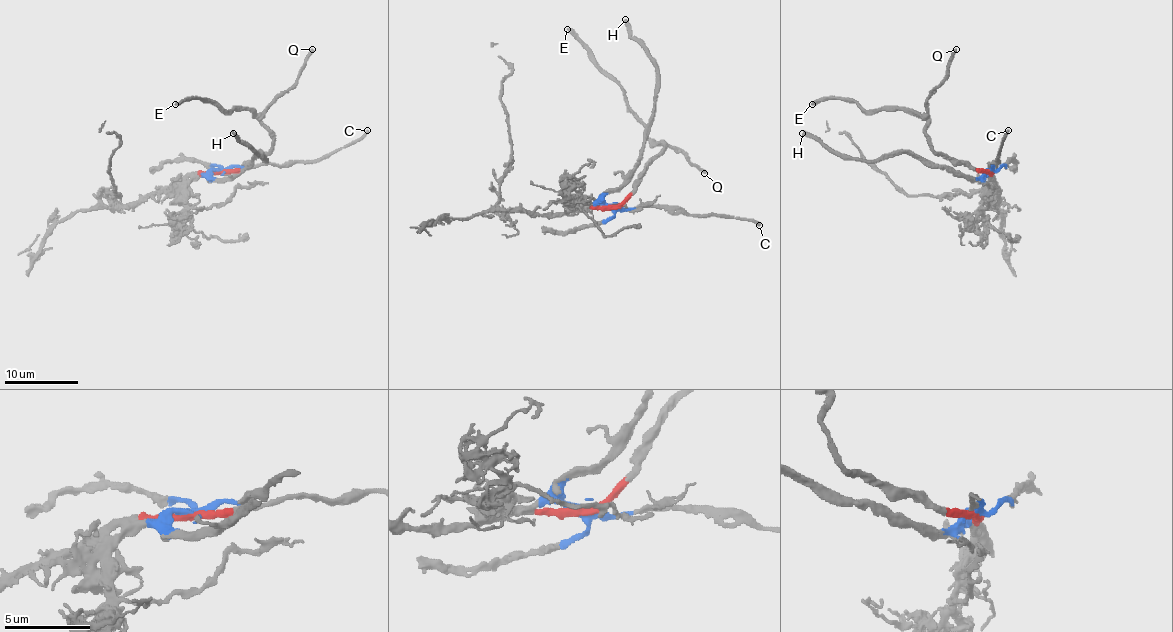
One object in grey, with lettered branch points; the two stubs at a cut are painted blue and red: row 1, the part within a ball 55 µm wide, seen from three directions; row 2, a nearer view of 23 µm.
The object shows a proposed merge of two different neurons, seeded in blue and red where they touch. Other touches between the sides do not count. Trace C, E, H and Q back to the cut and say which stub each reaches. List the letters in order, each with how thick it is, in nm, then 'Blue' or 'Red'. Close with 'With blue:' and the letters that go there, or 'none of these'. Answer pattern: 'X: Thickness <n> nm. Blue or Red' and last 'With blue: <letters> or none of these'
C: Thickness 240 nm. Blue
E: Thickness 320 nm. Red
H: Thickness 320 nm. Blue
Q: Thickness 280 nm. Red
With blue: C, H

